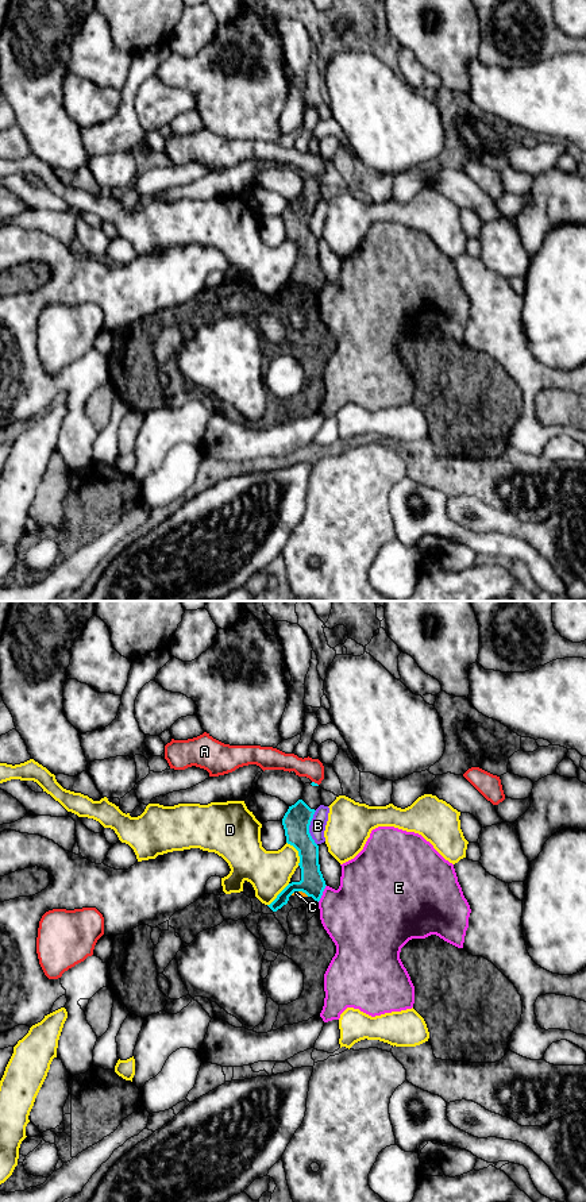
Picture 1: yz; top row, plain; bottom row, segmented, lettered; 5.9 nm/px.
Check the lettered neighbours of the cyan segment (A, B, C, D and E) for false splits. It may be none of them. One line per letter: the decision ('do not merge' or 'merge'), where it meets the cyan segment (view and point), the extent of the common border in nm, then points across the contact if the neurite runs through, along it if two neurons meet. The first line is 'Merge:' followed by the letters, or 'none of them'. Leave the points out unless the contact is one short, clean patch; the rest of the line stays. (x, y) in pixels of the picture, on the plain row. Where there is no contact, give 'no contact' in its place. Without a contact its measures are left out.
Merge: none of them
A: do not merge; contact yz (313, 177); length 50 nm
B: do not merge; contact yz (308, 223); length 200 nm
C: do not merge; contact yz (300, 285); length 110 nm; border yz (290, 289), (304, 286), (308, 291)
D: do not merge; contact yz (299, 247); length 160 nm
E: do not merge; contact yz (322, 288); length 120 nm; border yz (326, 280), (317, 296)

